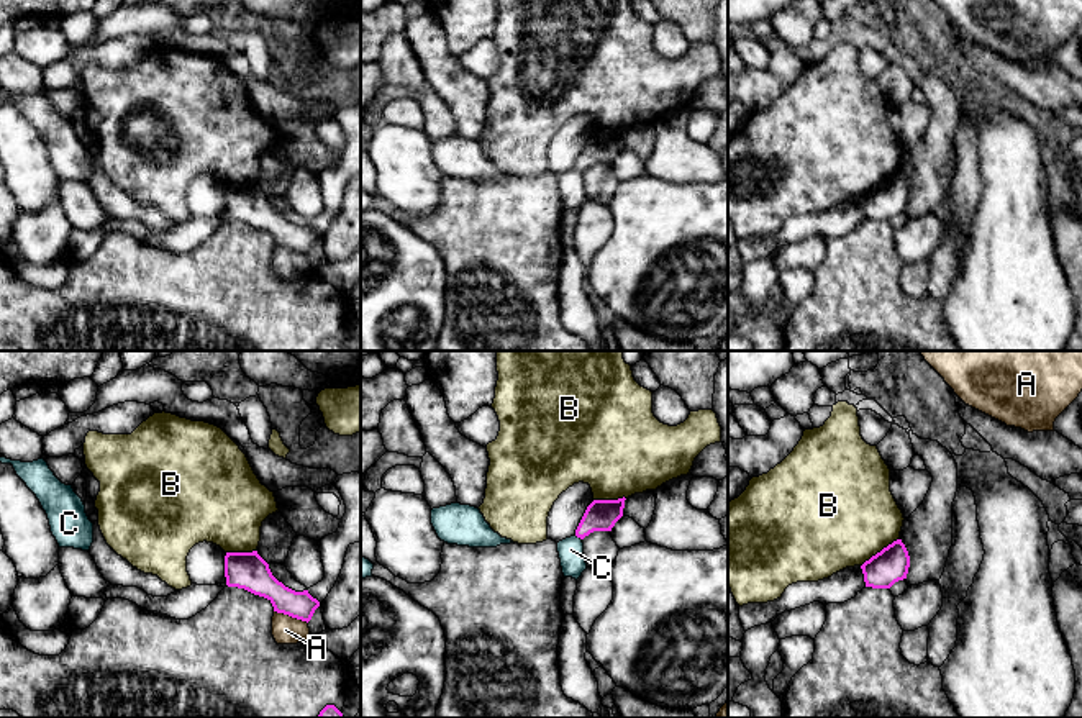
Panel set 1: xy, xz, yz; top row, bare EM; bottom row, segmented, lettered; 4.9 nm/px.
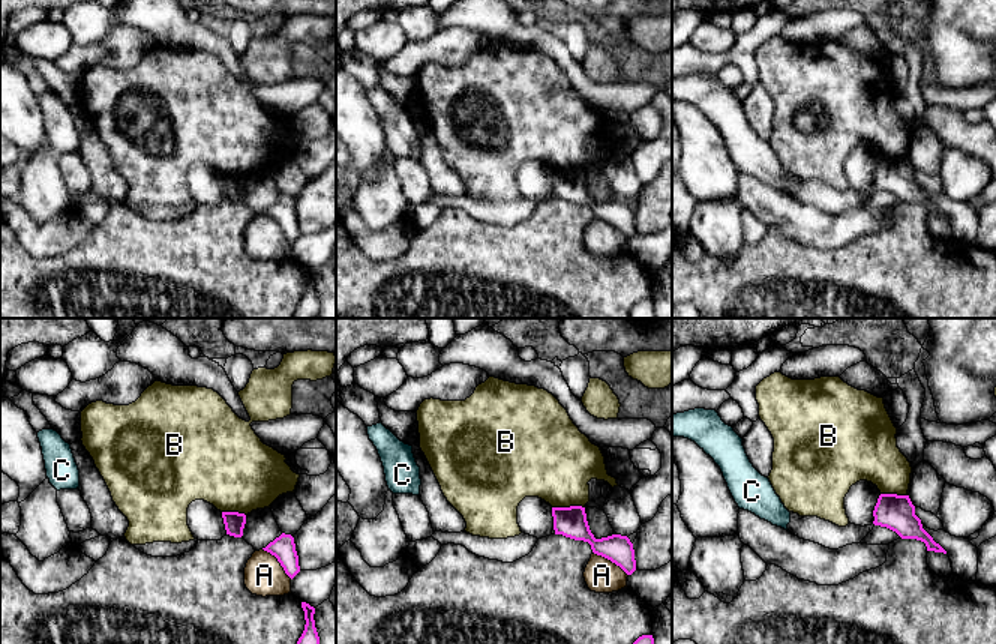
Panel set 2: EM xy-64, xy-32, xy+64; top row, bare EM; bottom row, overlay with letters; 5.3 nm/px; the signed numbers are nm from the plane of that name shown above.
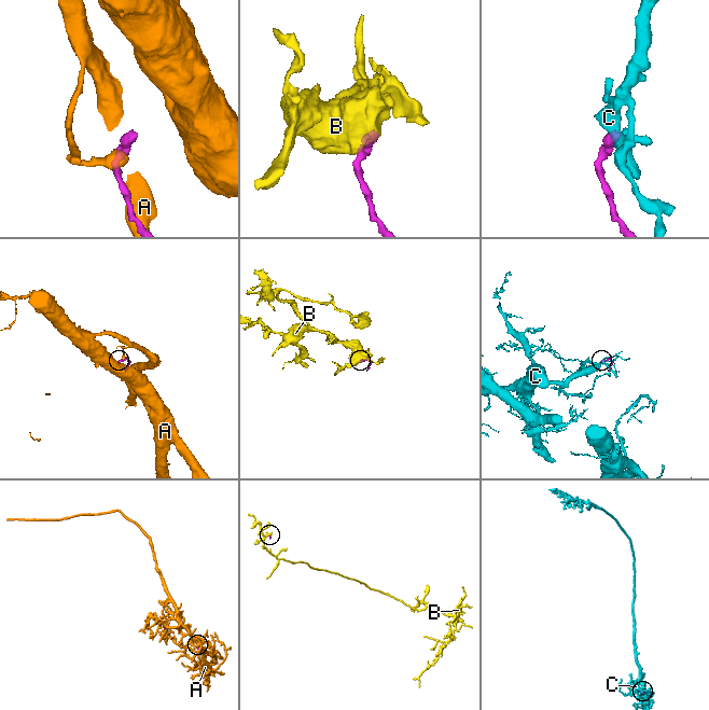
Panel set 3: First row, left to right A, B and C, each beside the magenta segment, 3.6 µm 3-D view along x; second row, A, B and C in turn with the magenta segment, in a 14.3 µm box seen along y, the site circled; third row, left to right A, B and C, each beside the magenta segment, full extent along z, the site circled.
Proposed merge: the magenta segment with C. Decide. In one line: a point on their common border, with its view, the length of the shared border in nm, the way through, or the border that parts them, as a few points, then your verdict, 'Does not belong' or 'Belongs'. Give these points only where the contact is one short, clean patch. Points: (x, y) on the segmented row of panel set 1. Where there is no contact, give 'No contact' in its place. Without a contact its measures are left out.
Touches magenta at xz (579, 536). Shared border 40 nm. Path across: xz (600, 515), (579, 536), (571, 549). Belongs

